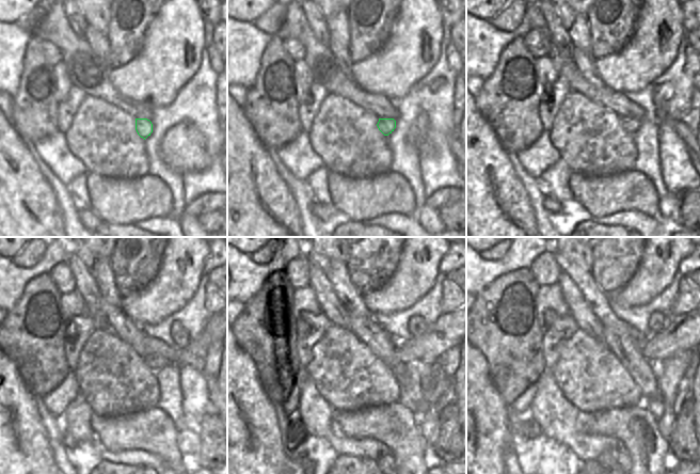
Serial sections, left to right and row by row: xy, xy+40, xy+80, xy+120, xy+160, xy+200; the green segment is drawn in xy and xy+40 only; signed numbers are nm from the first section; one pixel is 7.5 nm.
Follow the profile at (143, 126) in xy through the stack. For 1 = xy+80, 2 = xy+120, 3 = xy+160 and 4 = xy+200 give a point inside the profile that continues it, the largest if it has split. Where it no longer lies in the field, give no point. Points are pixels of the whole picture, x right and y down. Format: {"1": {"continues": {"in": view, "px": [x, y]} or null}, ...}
{"1": {"continues": {"in": "xy+80", "px": [630, 125]}}, "2": {"continues": {"in": "xy+120", "px": [194, 351]}}, "3": {"continues": {"in": "xy+160", "px": [428, 348]}}, "4": {"continues": {"in": "xy+200", "px": [683, 333]}}}

